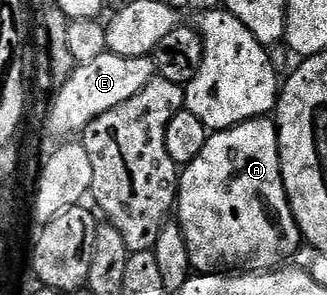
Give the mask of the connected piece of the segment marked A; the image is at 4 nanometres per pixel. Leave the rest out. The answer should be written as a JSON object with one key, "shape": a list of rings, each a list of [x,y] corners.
{"shape":[[[254,117],[242,125],[208,134],[206,145],[198,157],[180,170],[175,221],[187,239],[189,264],[197,273],[268,273],[288,262],[285,260],[303,245],[303,238],[281,178],[277,127],[269,117]]]}

